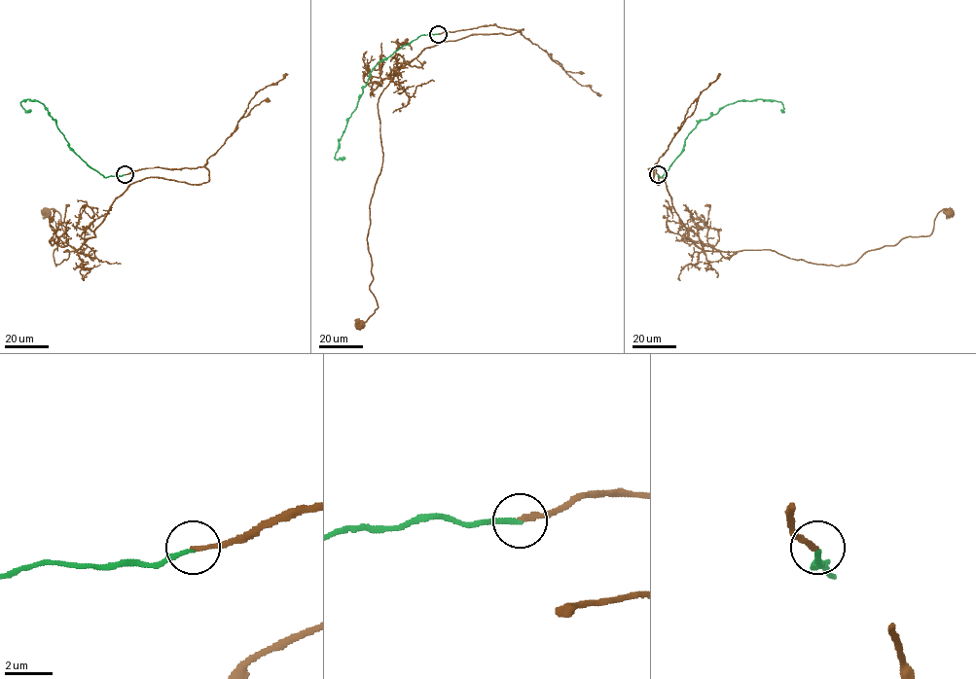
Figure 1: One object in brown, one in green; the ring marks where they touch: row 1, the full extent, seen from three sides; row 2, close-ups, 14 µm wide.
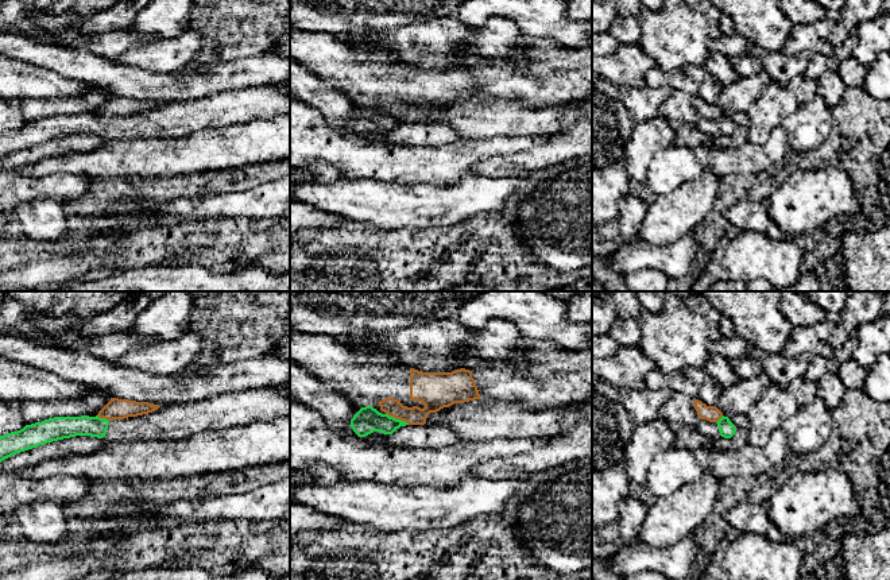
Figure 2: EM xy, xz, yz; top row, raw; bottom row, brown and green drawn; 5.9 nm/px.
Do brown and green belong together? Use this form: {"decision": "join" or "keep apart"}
{"decision": "keep apart"}

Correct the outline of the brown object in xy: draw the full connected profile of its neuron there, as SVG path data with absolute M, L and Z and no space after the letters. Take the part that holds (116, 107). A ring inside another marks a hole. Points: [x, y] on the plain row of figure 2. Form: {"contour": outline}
{"contour": "M111 96L111 98L98 109L97 115L108 119L124 117L152 111L160 104L148 100L136 100L128 97Z"}

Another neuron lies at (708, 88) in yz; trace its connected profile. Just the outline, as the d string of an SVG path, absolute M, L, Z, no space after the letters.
M686 65L682 71L694 82L699 98L707 104L716 104L723 86L704 65Z

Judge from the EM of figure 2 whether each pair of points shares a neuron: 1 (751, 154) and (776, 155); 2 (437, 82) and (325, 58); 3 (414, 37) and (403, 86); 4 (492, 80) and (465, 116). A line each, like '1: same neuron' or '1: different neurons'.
1: same neuron
2: same neuron
3: different neurons
4: different neurons

